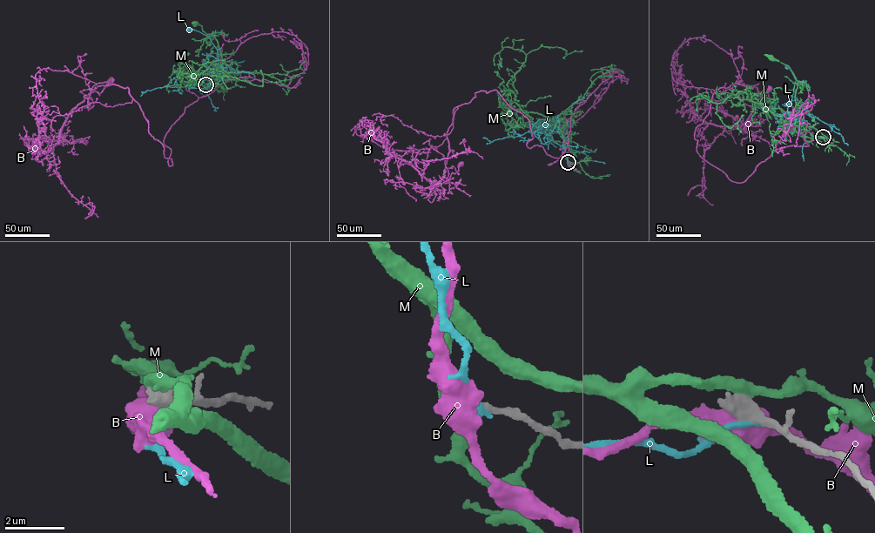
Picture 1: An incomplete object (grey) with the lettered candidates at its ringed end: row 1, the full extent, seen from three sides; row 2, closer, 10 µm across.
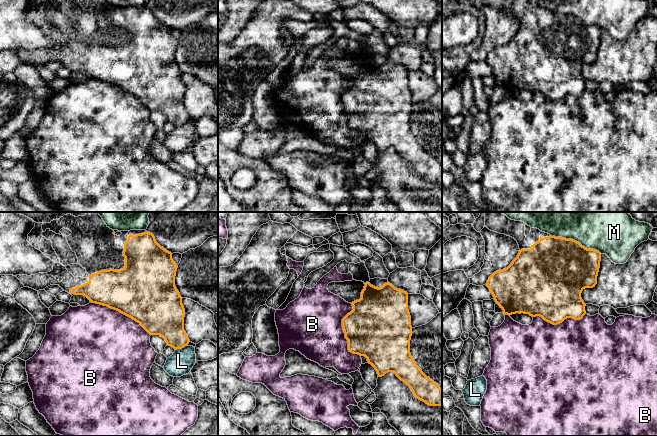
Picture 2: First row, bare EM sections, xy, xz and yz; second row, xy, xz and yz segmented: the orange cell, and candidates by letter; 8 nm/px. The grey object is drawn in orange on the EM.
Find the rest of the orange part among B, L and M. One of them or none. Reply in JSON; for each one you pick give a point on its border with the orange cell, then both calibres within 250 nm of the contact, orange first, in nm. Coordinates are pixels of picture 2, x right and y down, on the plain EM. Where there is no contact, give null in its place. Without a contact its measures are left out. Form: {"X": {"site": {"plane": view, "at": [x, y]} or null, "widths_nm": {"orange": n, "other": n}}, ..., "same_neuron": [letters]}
{"same_neuron": []}

